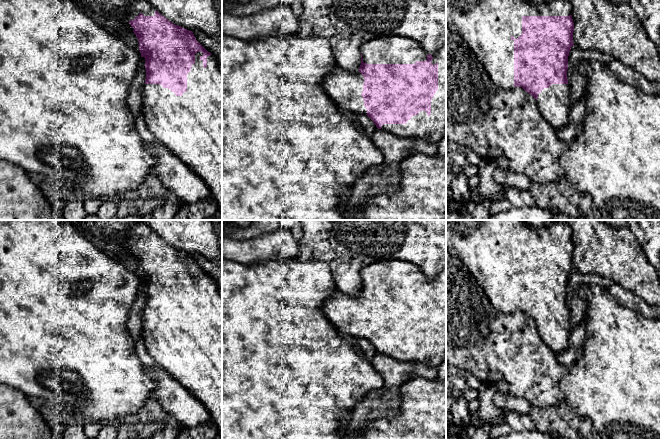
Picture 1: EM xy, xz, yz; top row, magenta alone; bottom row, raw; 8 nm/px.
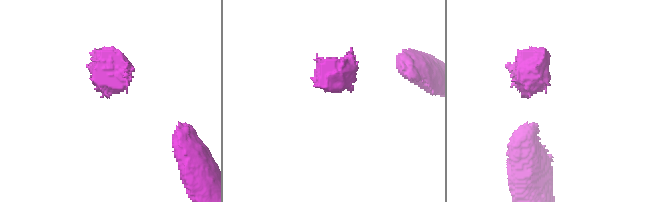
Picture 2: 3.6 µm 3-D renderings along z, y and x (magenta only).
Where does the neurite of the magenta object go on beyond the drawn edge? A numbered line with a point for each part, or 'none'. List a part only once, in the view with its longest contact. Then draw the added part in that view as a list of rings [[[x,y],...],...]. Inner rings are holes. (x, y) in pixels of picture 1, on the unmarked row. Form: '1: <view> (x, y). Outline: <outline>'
1: yz (486, 247). Outline: [[[446,220],[446,250],[459,258],[482,287],[491,305],[503,314],[514,312],[514,264],[522,258],[523,240],[569,240],[572,231],[564,222],[535,228],[524,220]]]

